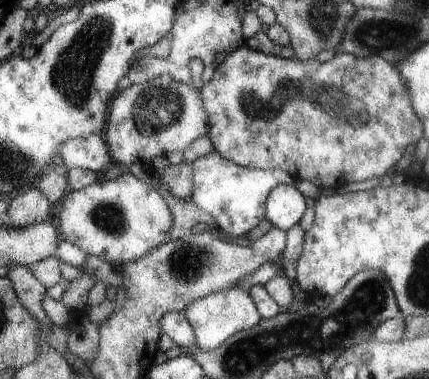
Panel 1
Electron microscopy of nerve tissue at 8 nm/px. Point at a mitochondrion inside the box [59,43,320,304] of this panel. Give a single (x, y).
(159, 108)

